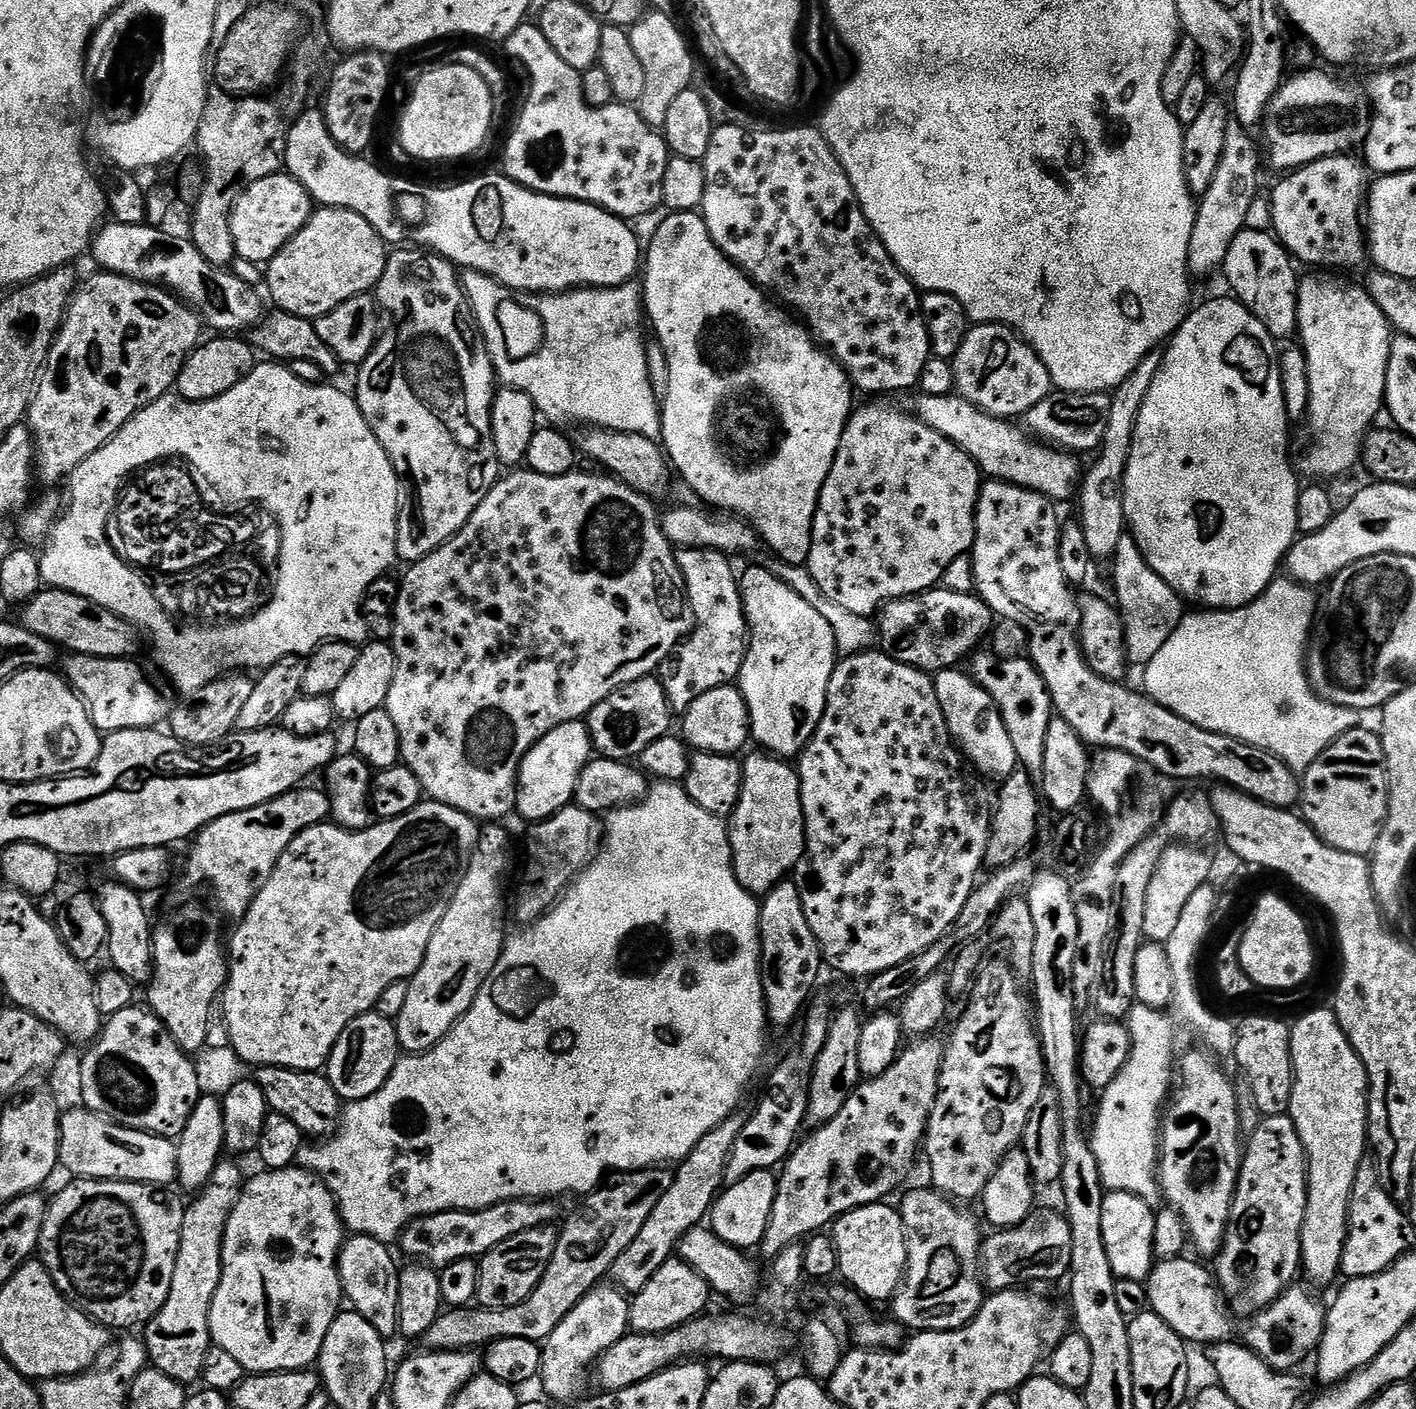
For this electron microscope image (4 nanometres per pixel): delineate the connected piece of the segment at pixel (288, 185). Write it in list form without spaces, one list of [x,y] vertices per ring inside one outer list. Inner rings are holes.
[[[277,174],[254,182],[240,196],[232,212],[231,230],[234,234],[236,255],[261,266],[267,265],[306,226],[312,217],[314,201],[312,196],[293,176]]]

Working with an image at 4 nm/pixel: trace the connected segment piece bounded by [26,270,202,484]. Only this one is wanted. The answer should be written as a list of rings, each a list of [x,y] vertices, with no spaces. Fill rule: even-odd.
[[[96,270],[96,273],[88,281],[77,287],[74,295],[68,301],[68,310],[64,313],[64,322],[60,331],[56,333],[56,340],[48,351],[48,361],[44,363],[44,370],[40,373],[35,392],[32,393],[32,401],[28,407],[26,423],[32,430],[34,437],[34,472],[44,484],[56,484],[59,480],[67,481],[72,471],[79,466],[83,460],[90,458],[102,445],[109,440],[134,414],[138,414],[146,406],[150,406],[153,400],[169,395],[173,391],[178,374],[182,370],[184,361],[188,355],[201,343],[200,328],[202,321],[193,308],[188,307],[179,296],[168,291],[167,288],[157,288],[155,284],[143,284],[137,280],[131,280],[126,276],[119,276],[113,272]]]

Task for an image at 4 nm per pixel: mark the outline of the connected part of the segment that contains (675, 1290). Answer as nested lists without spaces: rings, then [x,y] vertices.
[[[679,1258],[666,1261],[658,1266],[658,1274],[642,1286],[642,1290],[631,1297],[628,1310],[631,1331],[669,1332],[671,1328],[682,1326],[687,1320],[695,1320],[705,1311],[710,1289],[708,1283],[688,1263]]]

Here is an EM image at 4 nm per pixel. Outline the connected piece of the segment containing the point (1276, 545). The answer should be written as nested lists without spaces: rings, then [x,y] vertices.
[[[1229,298],[1229,300],[1208,300],[1201,308],[1193,307],[1188,315],[1185,316],[1184,321],[1180,323],[1180,328],[1175,336],[1171,337],[1170,343],[1167,345],[1164,360],[1161,362],[1161,368],[1154,376],[1149,393],[1146,394],[1145,402],[1142,404],[1141,412],[1138,414],[1137,422],[1134,426],[1133,442],[1130,446],[1128,465],[1125,468],[1124,476],[1124,519],[1126,521],[1127,531],[1138,542],[1138,546],[1142,550],[1142,554],[1146,558],[1148,565],[1173,588],[1177,596],[1183,598],[1185,601],[1193,600],[1193,602],[1196,603],[1193,605],[1203,606],[1208,610],[1244,608],[1246,605],[1255,602],[1256,599],[1272,585],[1272,581],[1277,579],[1279,572],[1276,571],[1278,571],[1279,568],[1281,571],[1288,551],[1291,550],[1293,544],[1295,544],[1298,539],[1298,494],[1300,493],[1301,485],[1299,483],[1296,484],[1298,476],[1293,469],[1293,465],[1290,463],[1290,429],[1288,430],[1290,417],[1284,405],[1284,391],[1282,390],[1282,378],[1280,377],[1280,352],[1276,346],[1278,346],[1278,340],[1268,332],[1266,326],[1262,324],[1250,309],[1235,298]]]

